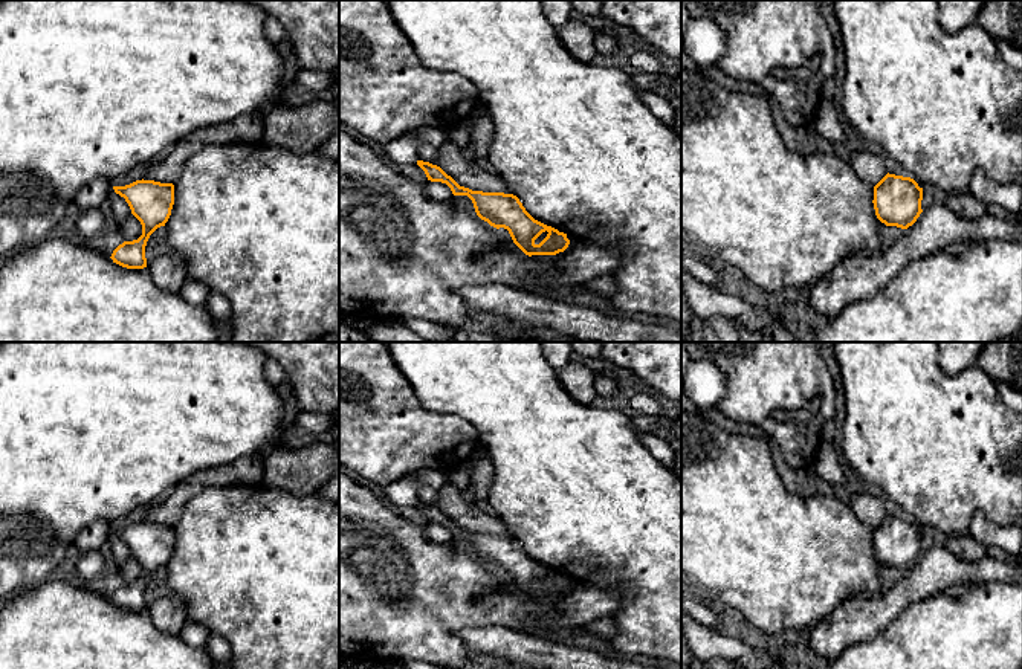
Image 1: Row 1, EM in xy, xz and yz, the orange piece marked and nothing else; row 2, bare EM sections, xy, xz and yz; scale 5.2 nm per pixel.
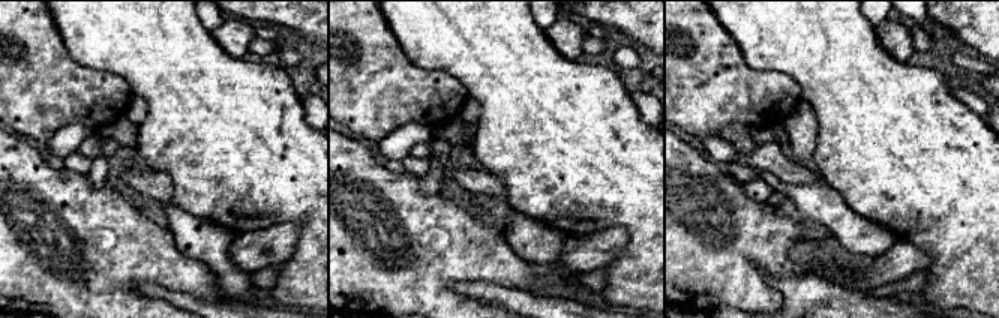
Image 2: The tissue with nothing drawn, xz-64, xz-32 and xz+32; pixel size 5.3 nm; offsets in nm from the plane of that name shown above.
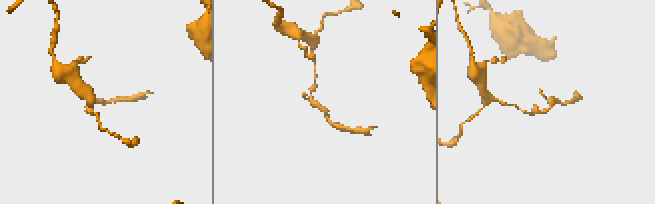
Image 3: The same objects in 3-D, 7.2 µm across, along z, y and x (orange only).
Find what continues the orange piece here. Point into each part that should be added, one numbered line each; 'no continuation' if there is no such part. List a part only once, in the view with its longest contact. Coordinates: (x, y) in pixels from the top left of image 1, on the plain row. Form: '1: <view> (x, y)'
no continuation

